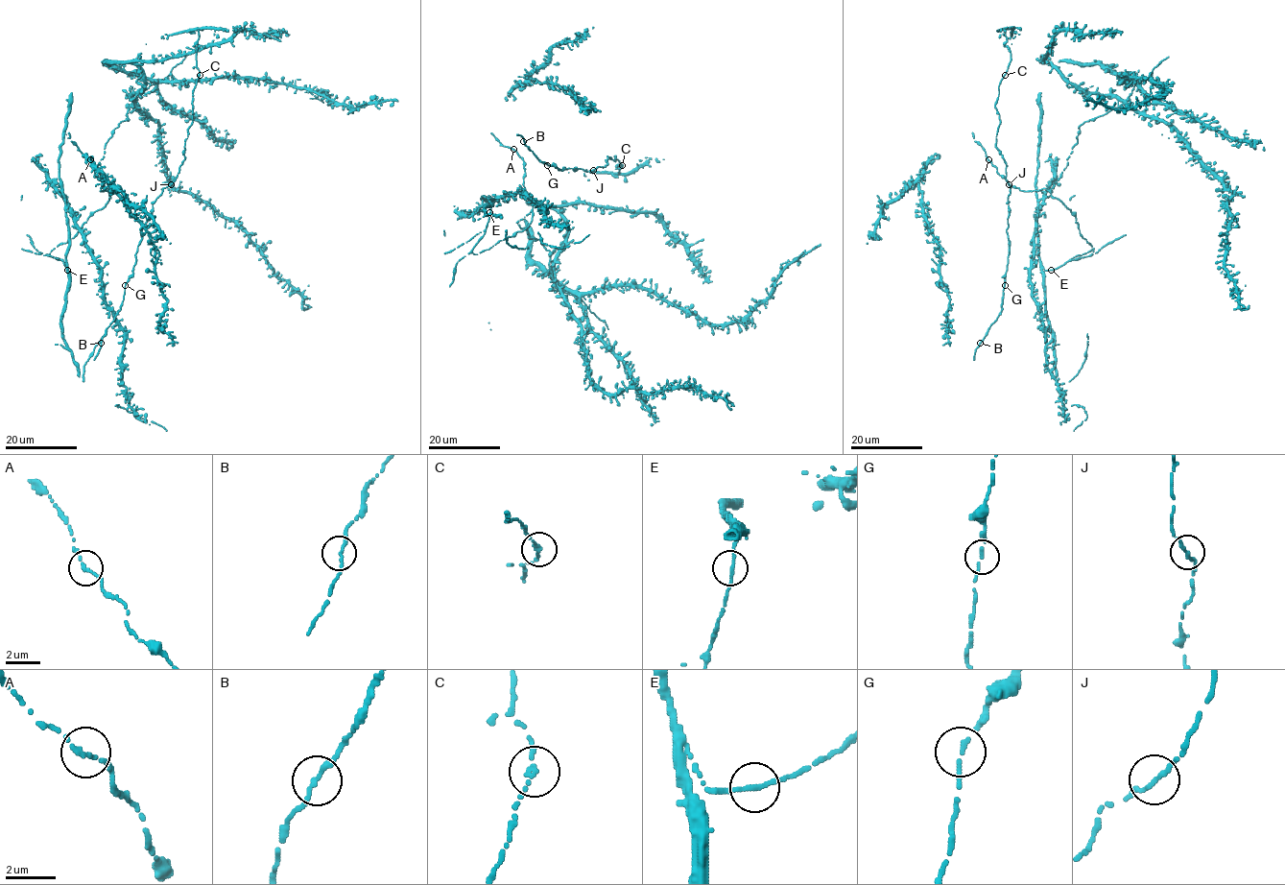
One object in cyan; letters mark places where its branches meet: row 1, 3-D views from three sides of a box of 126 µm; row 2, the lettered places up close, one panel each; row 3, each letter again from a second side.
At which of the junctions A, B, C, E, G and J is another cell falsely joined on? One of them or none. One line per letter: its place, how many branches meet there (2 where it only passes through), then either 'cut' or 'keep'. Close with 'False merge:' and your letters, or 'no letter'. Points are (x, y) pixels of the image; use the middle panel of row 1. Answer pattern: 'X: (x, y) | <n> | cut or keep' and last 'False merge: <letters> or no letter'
A: (513, 149) | 2 | keep
B: (523, 141) | 2 | keep
C: (622, 165) | 2 | keep
E: (489, 212) | 2 | keep
G: (547, 165) | 2 | keep
J: (593, 170) | 2 | keep
False merge: no letter

